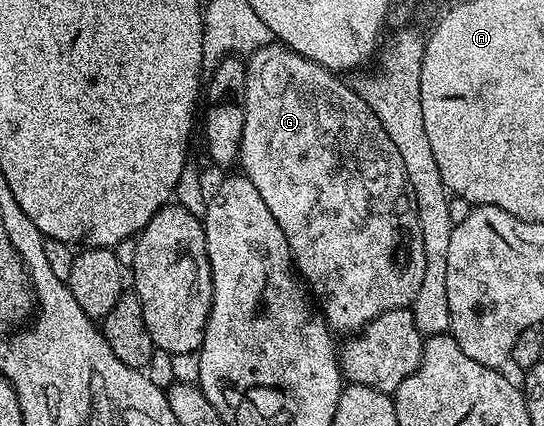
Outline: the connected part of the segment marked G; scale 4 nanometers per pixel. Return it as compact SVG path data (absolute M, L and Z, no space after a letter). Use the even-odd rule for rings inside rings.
M272 42L250 53L245 63L245 122L239 139L237 164L238 167L243 167L240 168L242 175L247 176L253 186L257 186L257 194L261 194L265 206L269 206L269 214L277 218L277 226L281 226L289 242L291 258L298 275L305 281L310 295L321 305L321 315L327 321L327 327L335 334L354 334L373 318L389 310L410 308L417 298L417 290L421 288L421 278L425 276L425 246L419 225L417 202L413 198L413 186L409 186L409 174L405 174L405 162L401 162L401 153L397 151L397 146L393 146L393 138L385 134L385 126L381 126L377 114L373 114L371 107L351 89L346 79L278 42Z

